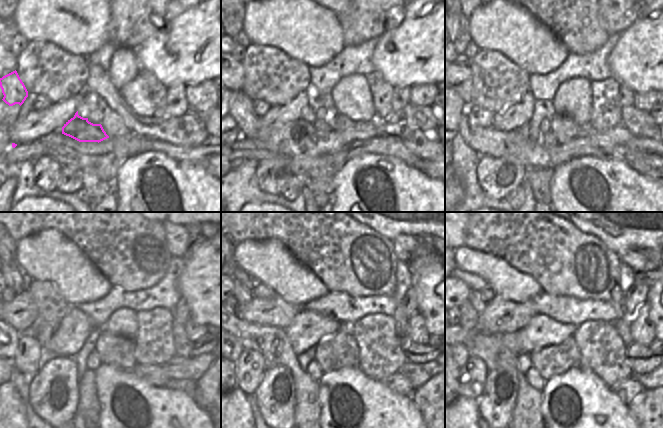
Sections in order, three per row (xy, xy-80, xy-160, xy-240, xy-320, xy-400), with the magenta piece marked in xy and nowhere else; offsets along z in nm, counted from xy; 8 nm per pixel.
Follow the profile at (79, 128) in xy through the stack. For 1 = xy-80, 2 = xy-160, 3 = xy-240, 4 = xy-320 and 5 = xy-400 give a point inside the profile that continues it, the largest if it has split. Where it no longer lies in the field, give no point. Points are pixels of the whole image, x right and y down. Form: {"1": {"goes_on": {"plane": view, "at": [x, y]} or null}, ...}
{"1": {"goes_on": {"plane": "xy-80", "at": [309, 136]}}, "2": {"goes_on": {"plane": "xy-160", "at": [517, 144]}}, "3": {"goes_on": {"plane": "xy-240", "at": [156, 375]}}, "4": {"goes_on": {"plane": "xy-320", "at": [401, 383]}}, "5": {"goes_on": {"plane": "xy-400", "at": [626, 390]}}}

